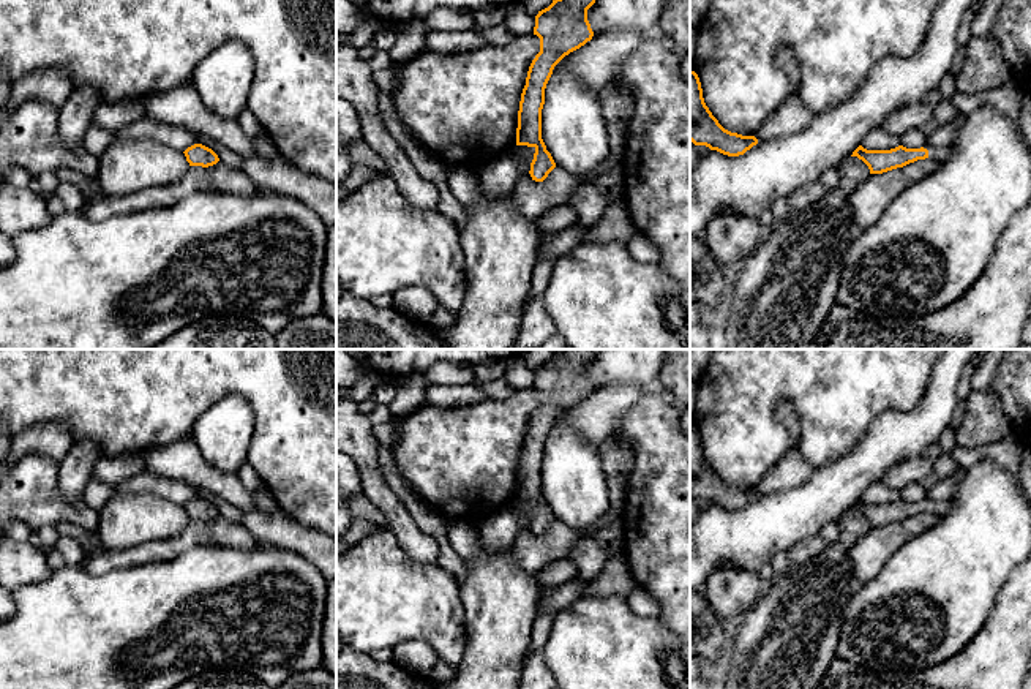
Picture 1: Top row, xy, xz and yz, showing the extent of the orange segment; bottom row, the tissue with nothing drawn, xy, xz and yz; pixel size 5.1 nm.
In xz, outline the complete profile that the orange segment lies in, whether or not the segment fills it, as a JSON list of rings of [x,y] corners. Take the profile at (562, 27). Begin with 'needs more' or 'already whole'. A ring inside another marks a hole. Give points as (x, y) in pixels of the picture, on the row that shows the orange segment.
already whole; [[[553,0],[535,16],[534,35],[540,38],[540,52],[532,60],[521,93],[516,128],[516,145],[534,147],[530,177],[543,182],[556,168],[542,139],[542,109],[545,88],[554,66],[570,52],[592,40],[587,9],[595,0]]]

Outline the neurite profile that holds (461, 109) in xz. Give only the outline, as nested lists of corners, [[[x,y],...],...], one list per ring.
[[[534,33],[515,36],[510,44],[485,46],[458,54],[428,49],[401,63],[399,85],[392,93],[409,134],[448,169],[480,174],[516,144],[518,111],[529,66],[540,52]]]

